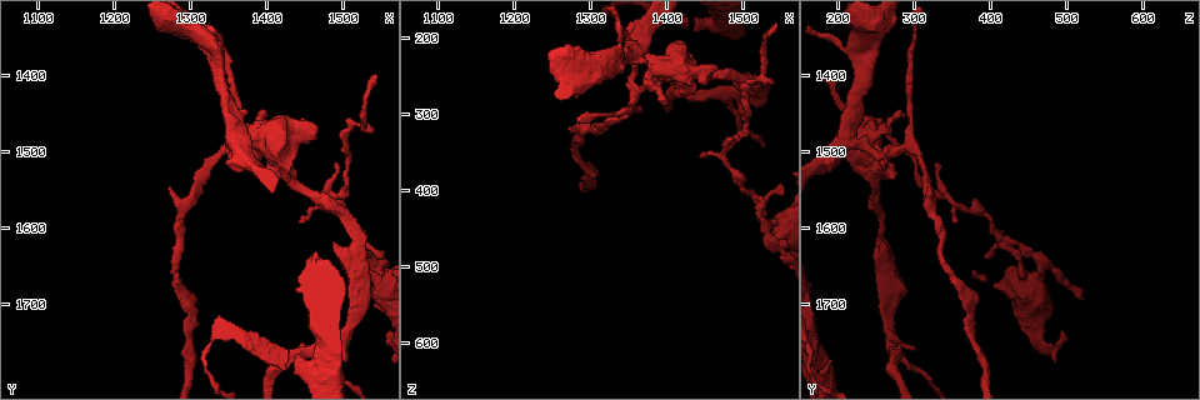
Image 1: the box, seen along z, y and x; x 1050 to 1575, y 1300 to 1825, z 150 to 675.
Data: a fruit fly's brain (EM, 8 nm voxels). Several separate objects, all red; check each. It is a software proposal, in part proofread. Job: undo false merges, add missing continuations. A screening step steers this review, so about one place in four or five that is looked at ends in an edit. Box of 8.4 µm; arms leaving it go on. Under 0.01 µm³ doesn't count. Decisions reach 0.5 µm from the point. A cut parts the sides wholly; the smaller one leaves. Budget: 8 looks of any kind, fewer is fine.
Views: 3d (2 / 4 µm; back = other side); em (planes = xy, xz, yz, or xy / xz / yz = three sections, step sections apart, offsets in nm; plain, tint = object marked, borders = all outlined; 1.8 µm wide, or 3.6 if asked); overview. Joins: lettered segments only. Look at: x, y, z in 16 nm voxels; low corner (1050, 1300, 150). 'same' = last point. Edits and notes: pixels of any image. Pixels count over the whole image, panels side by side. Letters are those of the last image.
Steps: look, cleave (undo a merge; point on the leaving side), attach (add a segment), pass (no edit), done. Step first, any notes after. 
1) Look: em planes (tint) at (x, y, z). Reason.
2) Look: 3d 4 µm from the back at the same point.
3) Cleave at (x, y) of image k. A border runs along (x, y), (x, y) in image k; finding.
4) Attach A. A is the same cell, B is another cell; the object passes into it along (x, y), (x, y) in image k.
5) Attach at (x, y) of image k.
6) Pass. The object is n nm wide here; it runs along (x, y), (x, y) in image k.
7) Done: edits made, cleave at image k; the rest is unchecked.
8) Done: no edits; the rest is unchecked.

Look: em planes (borders) at (1300, 1340, 240). Branch point.

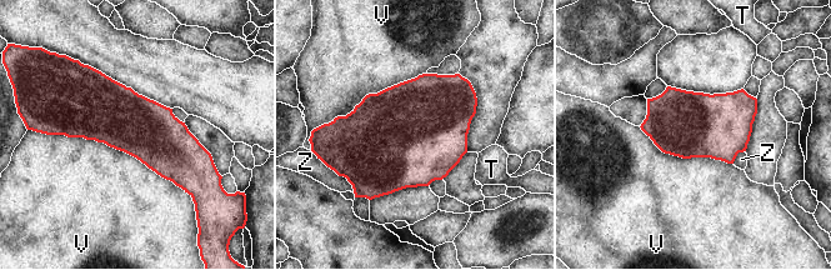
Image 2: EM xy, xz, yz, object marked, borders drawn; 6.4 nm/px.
Pass. The object is 380 nm wide here; T, V and Z are other cells; continuous, no second cell.

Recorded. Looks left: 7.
Look: 3d 4 µm at (1355, 1510, 240). Branch stops here.

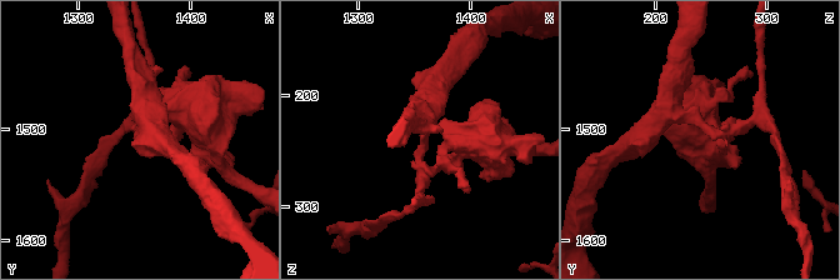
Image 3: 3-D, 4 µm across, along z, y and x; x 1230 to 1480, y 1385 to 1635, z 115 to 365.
Look: em planes (borders) at (1358, 1504, 242).

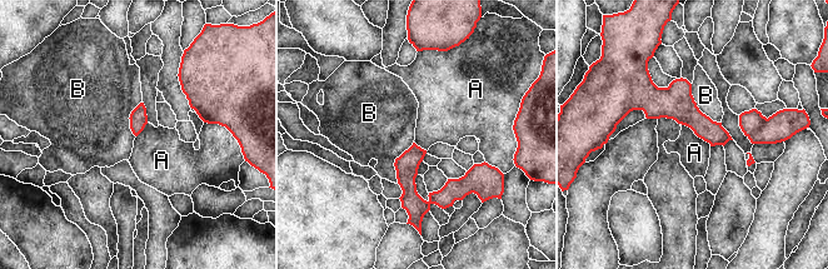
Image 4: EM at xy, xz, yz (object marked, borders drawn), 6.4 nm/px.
Cleave at (749, 121) of image 4. A and B are other cells; two cells meet here.

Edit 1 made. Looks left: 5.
Look: 3d 2 µm at (1475, 1570, 355). Abrupt turn.

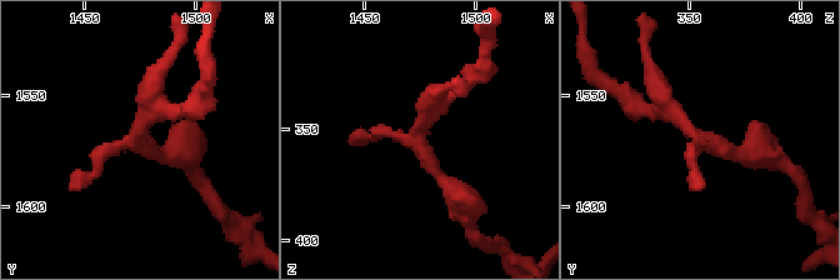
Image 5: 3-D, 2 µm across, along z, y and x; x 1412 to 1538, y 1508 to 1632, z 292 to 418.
Look: em planes (plain) at (1475, 1569, 351).

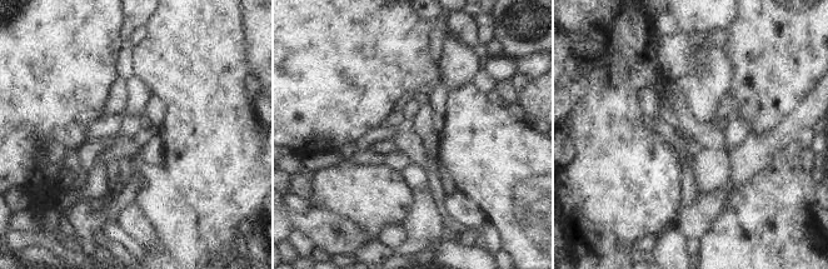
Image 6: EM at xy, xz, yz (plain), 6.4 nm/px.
Look: em planes (borders) at the same point.

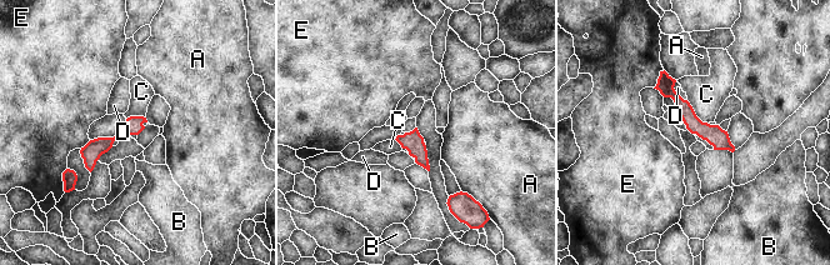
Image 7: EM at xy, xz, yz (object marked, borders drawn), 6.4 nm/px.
Pass. A, B, C, D and E are other cells; one cell here.

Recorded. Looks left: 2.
Done: edits made, cleave at image 4; the rest is unchecked.

